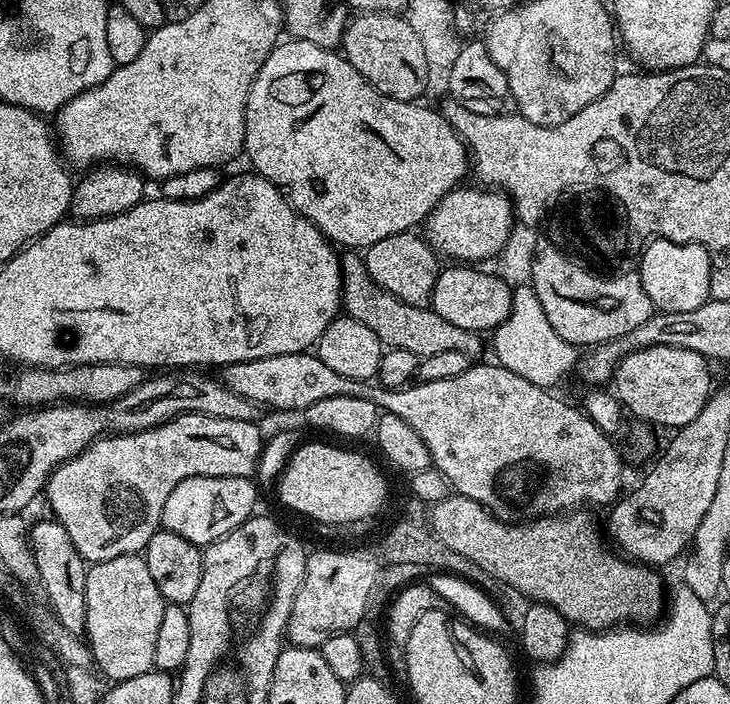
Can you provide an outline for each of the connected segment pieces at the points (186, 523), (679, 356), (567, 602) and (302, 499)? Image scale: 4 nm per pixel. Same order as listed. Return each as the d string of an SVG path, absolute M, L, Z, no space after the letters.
M195 476L186 478L186 482L178 482L174 490L170 490L170 498L166 498L166 506L162 506L162 518L160 519L163 531L182 534L186 542L194 542L201 546L213 544L215 540L221 540L226 534L230 534L242 522L246 522L253 515L256 504L257 485L247 476L242 478L230 478L229 476Z
M650 346L625 356L616 367L614 395L629 413L648 424L661 424L675 430L694 422L698 410L706 406L714 391L712 376L708 373L709 361L694 350L682 350L678 346Z
M449 494L442 498L442 502L431 505L430 523L432 532L443 545L462 554L469 564L479 570L481 568L486 575L501 580L504 586L520 592L529 601L549 604L554 610L558 610L558 614L566 617L569 625L579 626L584 630L655 625L666 612L666 588L664 592L664 584L656 573L659 571L613 551L602 535L601 525L599 528L588 512L591 511L569 510L555 516L538 516L534 520L509 522L499 520L470 498Z
M308 442L301 443L284 467L284 473L278 481L279 488L280 500L290 511L297 512L300 516L309 516L316 524L346 523L353 522L354 519L375 517L376 511L383 506L384 499L388 496L388 484L370 457L363 456L360 452L351 452L348 448L335 448L332 444Z

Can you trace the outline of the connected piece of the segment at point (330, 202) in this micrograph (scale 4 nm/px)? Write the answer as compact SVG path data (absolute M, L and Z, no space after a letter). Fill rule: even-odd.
M288 38L277 43L250 86L250 94L246 98L246 134L244 135L243 155L248 156L249 162L253 164L249 165L257 176L266 177L275 188L279 188L300 215L307 218L327 240L332 241L333 245L341 249L342 247L348 248L344 250L363 250L374 246L374 242L382 242L382 238L411 232L417 227L415 224L423 225L430 213L438 206L440 199L457 187L463 181L460 179L464 175L467 177L470 172L470 157L464 141L435 107L427 108L424 102L390 98L374 90L374 86L370 86L370 82L366 82L366 78L362 78L362 74L358 74L358 70L354 70L354 66L350 66L348 59L339 51L295 38Z

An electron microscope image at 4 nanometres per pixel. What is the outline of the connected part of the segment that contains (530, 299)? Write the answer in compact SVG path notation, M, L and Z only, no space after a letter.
M529 283L513 287L511 314L507 316L506 322L500 324L493 331L492 336L494 336L494 352L496 354L494 358L500 367L521 375L522 378L525 378L528 382L533 382L540 388L551 389L557 387L556 384L567 374L568 370L572 369L573 371L579 363L579 349L558 337L550 322L547 321L546 312L543 310L540 300L538 300L535 289Z

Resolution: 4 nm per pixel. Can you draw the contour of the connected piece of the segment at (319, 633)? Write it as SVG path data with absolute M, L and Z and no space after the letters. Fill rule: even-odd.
M312 552L307 553L304 562L304 581L300 583L294 606L290 610L286 640L297 648L319 649L326 638L334 632L352 632L356 625L365 619L368 599L372 596L372 587L376 584L377 565L367 555L355 556L352 552Z

